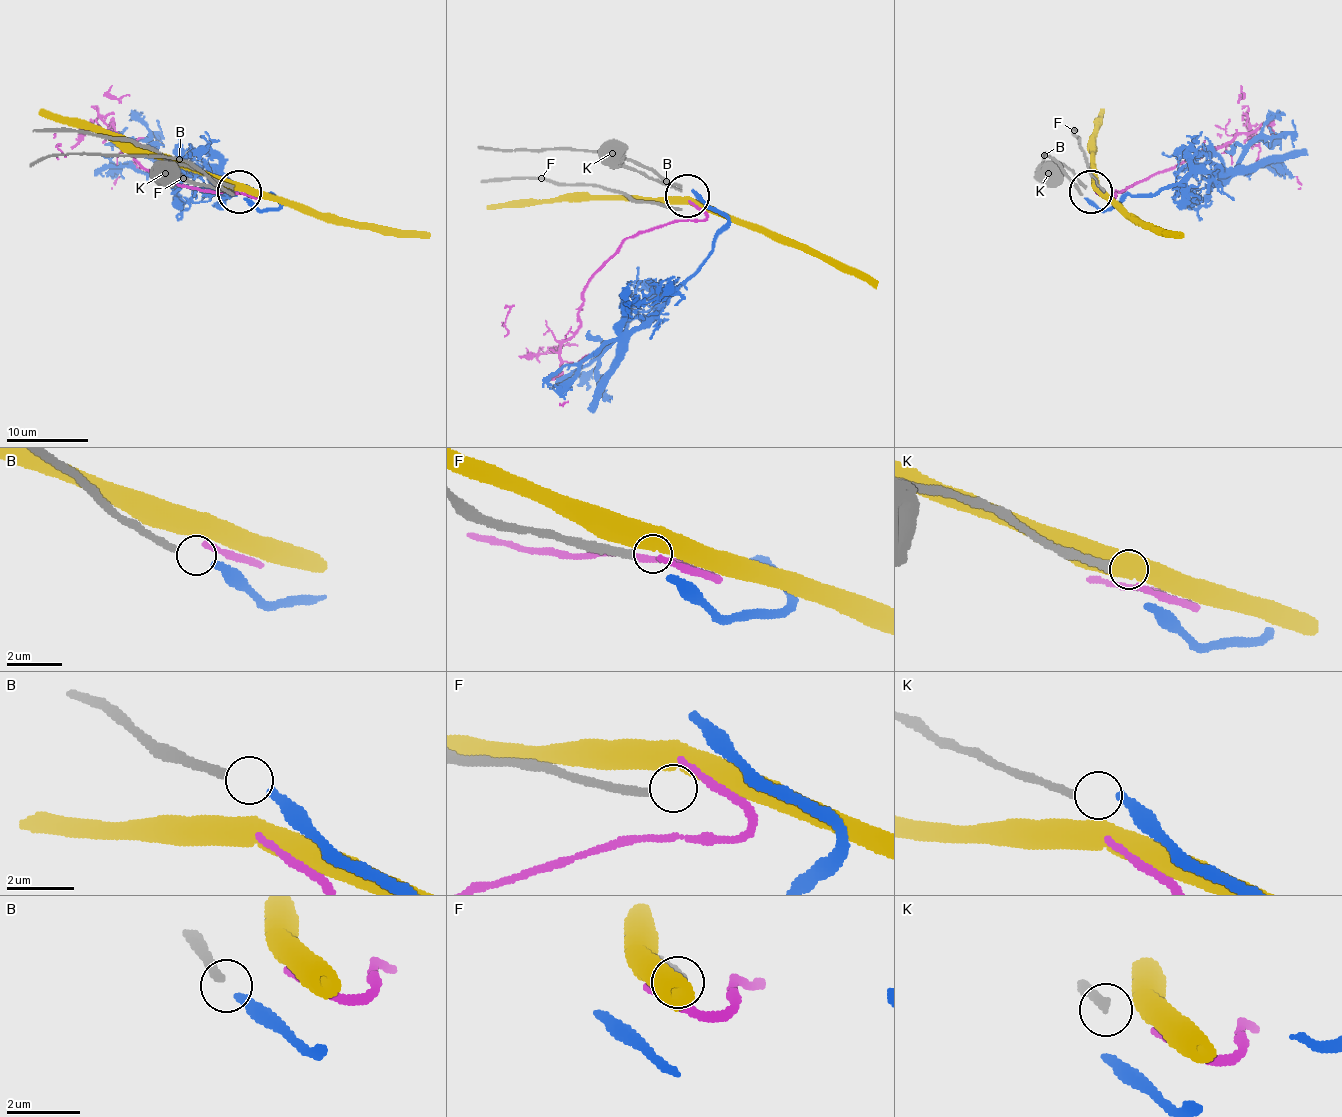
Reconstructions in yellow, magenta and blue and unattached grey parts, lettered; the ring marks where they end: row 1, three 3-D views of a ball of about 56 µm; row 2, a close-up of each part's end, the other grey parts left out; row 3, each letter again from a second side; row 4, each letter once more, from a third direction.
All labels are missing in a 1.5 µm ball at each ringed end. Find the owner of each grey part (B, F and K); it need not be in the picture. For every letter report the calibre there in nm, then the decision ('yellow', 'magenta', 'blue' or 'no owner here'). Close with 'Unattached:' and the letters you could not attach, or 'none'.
B: 240 nm thick; blue
F: 280 nm thick; no owner here
K: 240 nm thick; no owner here
Unattached: F, K

